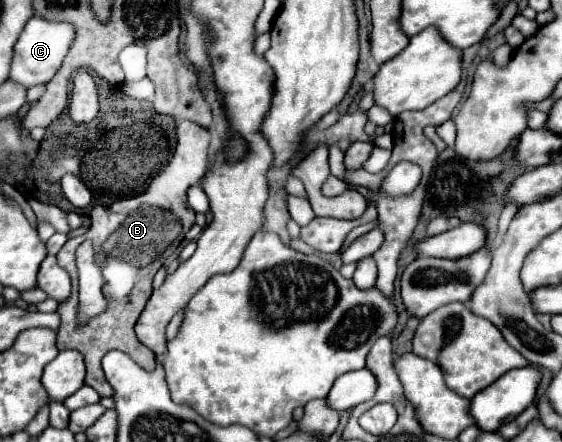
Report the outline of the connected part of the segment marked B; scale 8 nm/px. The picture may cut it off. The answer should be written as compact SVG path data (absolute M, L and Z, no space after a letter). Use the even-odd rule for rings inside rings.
M183 120L177 130L175 130L175 150L171 158L167 156L167 166L149 180L149 186L131 198L131 204L127 202L115 202L111 206L93 206L89 212L91 218L91 228L77 238L71 238L65 242L65 246L57 254L59 266L63 266L71 280L73 280L73 290L71 296L59 304L57 312L61 314L61 328L57 332L57 348L59 350L77 350L85 358L87 366L87 376L85 384L95 388L101 396L113 396L111 384L107 384L103 368L101 368L101 358L109 350L121 350L129 354L141 368L145 370L155 370L155 354L143 346L135 332L133 326L143 312L149 296L151 296L151 282L155 272L163 266L165 258L169 258L189 228L195 224L195 212L187 204L187 190L195 184L201 182L207 170L207 150L209 150L209 140L211 134L189 120ZM83 240L91 240L95 246L101 246L105 242L105 284L103 284L103 294L107 298L107 312L99 314L95 320L89 320L87 324L77 322L77 300L75 300L75 288L77 282L75 276L75 250ZM109 246L115 246L117 250L123 250L123 254L115 254L115 250L109 250Z

